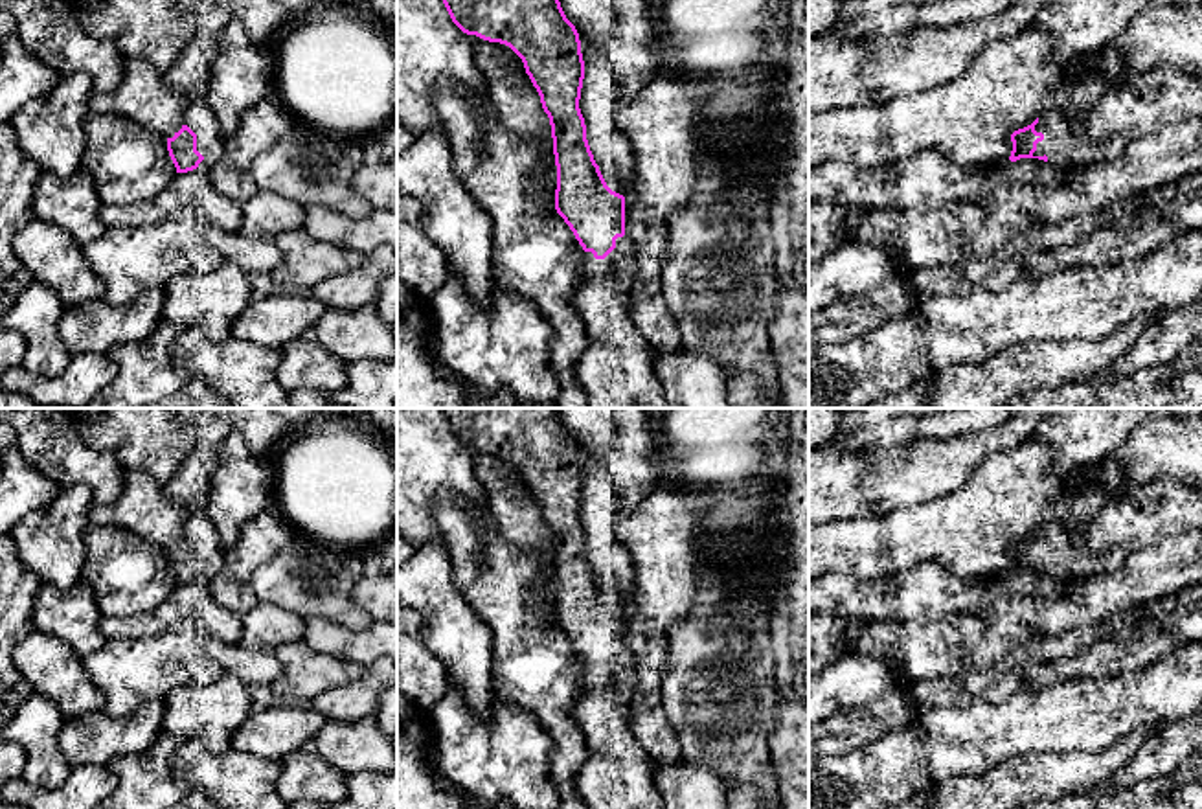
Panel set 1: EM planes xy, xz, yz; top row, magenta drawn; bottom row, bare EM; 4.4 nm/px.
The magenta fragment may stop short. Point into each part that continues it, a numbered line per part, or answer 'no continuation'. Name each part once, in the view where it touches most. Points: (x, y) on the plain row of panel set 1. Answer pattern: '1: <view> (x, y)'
1: xy (199, 528)

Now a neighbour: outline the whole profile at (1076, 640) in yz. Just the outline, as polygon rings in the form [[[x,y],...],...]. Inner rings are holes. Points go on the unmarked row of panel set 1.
[[[1090,625],[1083,629],[1073,629],[1062,636],[1046,638],[1035,651],[1037,660],[1049,662],[1064,656],[1077,655],[1090,647],[1092,644],[1105,640],[1112,634],[1116,625]]]

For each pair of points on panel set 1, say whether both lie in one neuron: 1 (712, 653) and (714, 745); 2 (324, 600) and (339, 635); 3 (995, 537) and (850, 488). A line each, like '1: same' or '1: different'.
1: same
2: different
3: different

